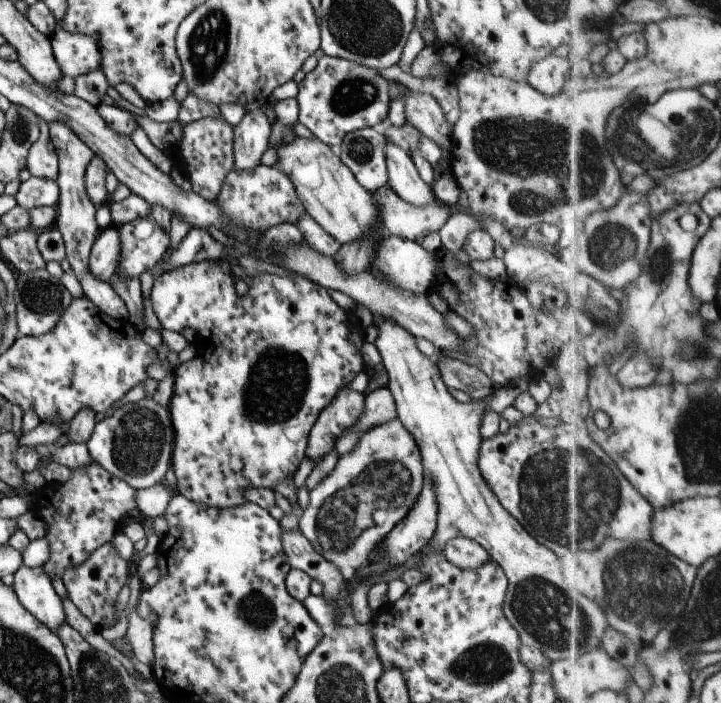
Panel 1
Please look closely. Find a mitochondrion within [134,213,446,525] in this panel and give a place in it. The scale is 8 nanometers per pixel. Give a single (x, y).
(275, 390)

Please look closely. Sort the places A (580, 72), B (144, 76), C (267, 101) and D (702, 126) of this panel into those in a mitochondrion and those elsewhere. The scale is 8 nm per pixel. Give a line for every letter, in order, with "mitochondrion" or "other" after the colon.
A: other
B: other
C: other
D: mitochondrion

